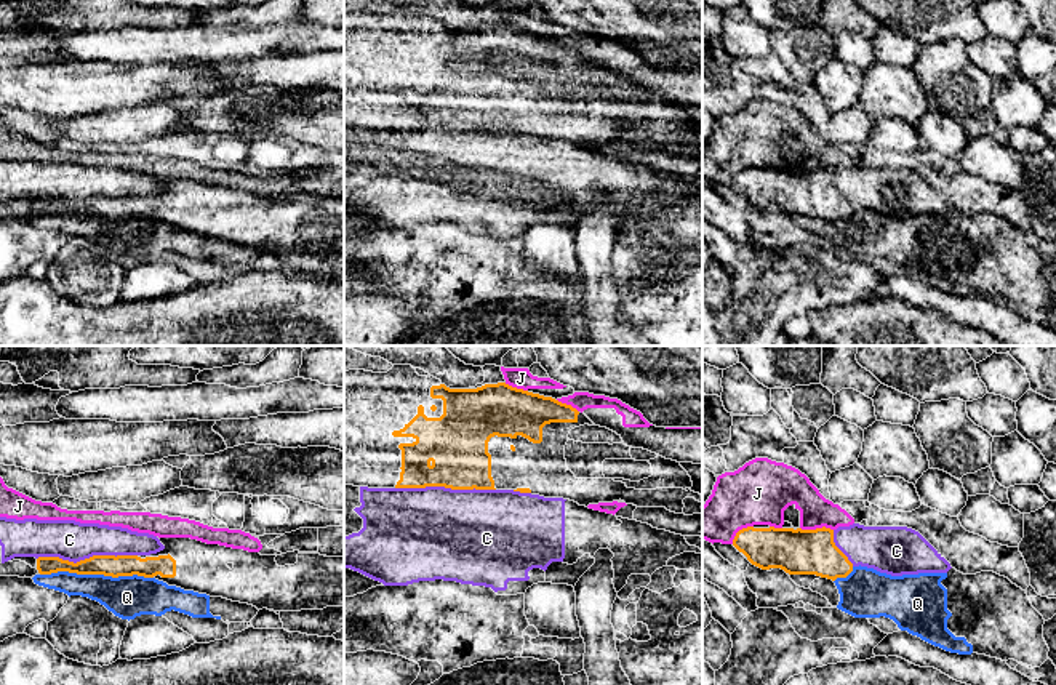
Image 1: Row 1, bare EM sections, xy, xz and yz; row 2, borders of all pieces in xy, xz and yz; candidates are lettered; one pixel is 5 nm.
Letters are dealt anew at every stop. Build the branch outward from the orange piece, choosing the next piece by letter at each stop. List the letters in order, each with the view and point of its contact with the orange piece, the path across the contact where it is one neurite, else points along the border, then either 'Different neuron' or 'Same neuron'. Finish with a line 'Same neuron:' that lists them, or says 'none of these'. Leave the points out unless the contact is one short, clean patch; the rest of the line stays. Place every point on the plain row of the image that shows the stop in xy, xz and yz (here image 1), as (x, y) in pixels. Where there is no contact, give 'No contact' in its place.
C: Touches orange at xy (87, 200). Different neuron
J: Touches orange at yz (816, 170). Different neuron
Q: Touches orange at xy (96, 215). Different neuron
Same neuron: none of these

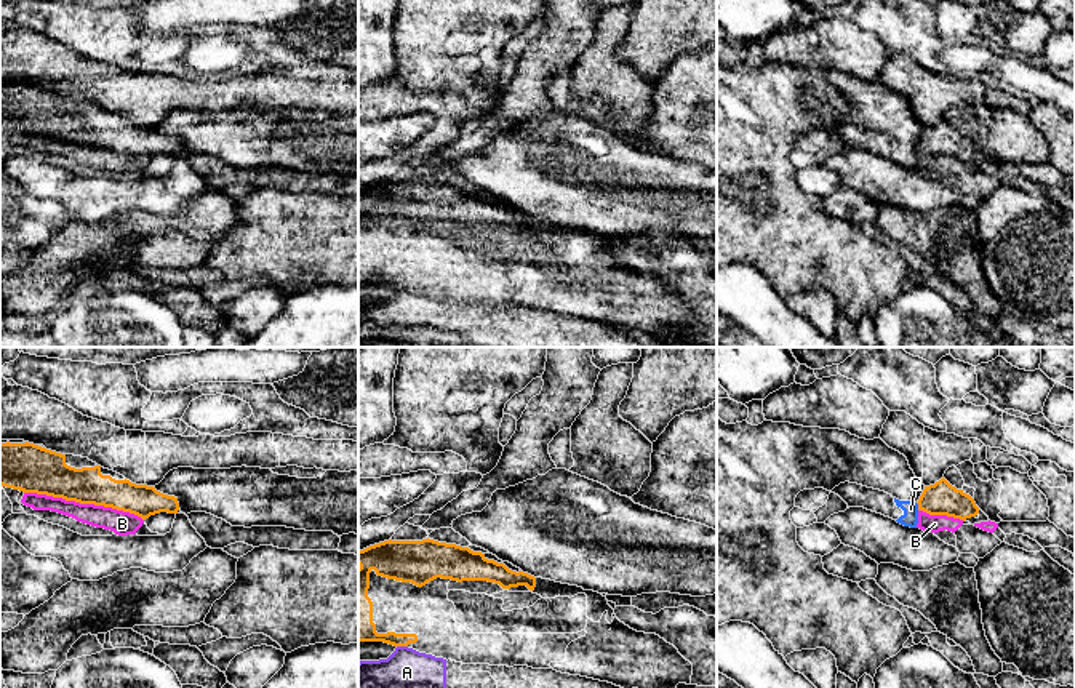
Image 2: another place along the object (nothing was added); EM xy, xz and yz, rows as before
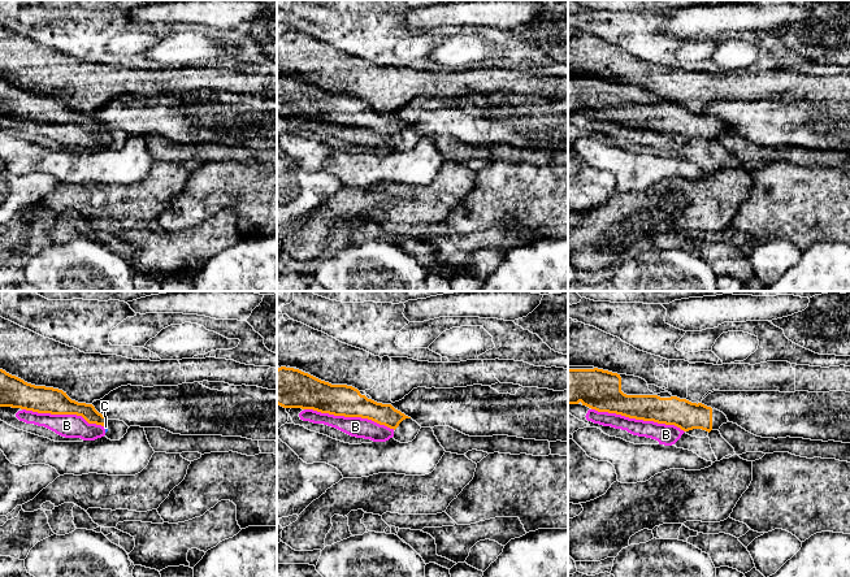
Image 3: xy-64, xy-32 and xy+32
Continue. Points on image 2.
A: Touches orange at xz (402, 287). Different neuron
B: Touches orange at xy (83, 144). Different neuron
C: Touches orange at yz (919, 148). Boundary: yz (915, 144), (919, 151). Different neuron
Same neuron: none of these

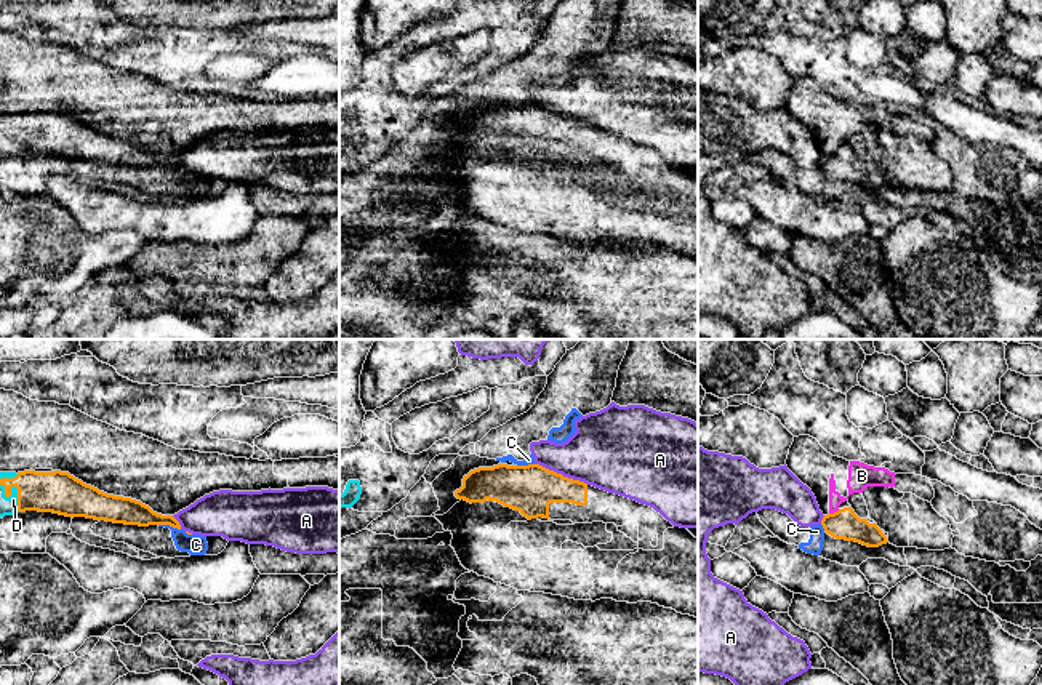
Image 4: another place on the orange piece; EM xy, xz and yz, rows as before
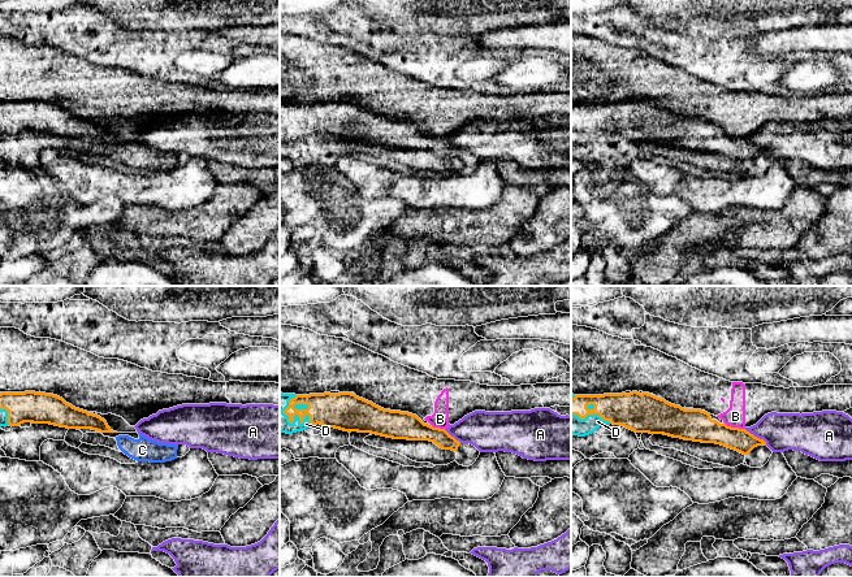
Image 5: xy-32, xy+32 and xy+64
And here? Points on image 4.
A: Touches orange at xz (561, 116). Boundary: xz (535, 104), (588, 125). Different neuron
B: Touches orange at yz (834, 154). Boundary: yz (839, 151), (829, 156). Different neuron
C: Touches orange at xy (170, 167). Boundary: xy (159, 165), (168, 165), (180, 172). Different neuron
D: Touches orange at xy (15, 127). Same neuron
Same neuron: D

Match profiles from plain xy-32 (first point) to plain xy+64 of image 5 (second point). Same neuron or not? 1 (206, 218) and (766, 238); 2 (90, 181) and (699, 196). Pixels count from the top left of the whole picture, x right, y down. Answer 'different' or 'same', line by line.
1: same
2: same

